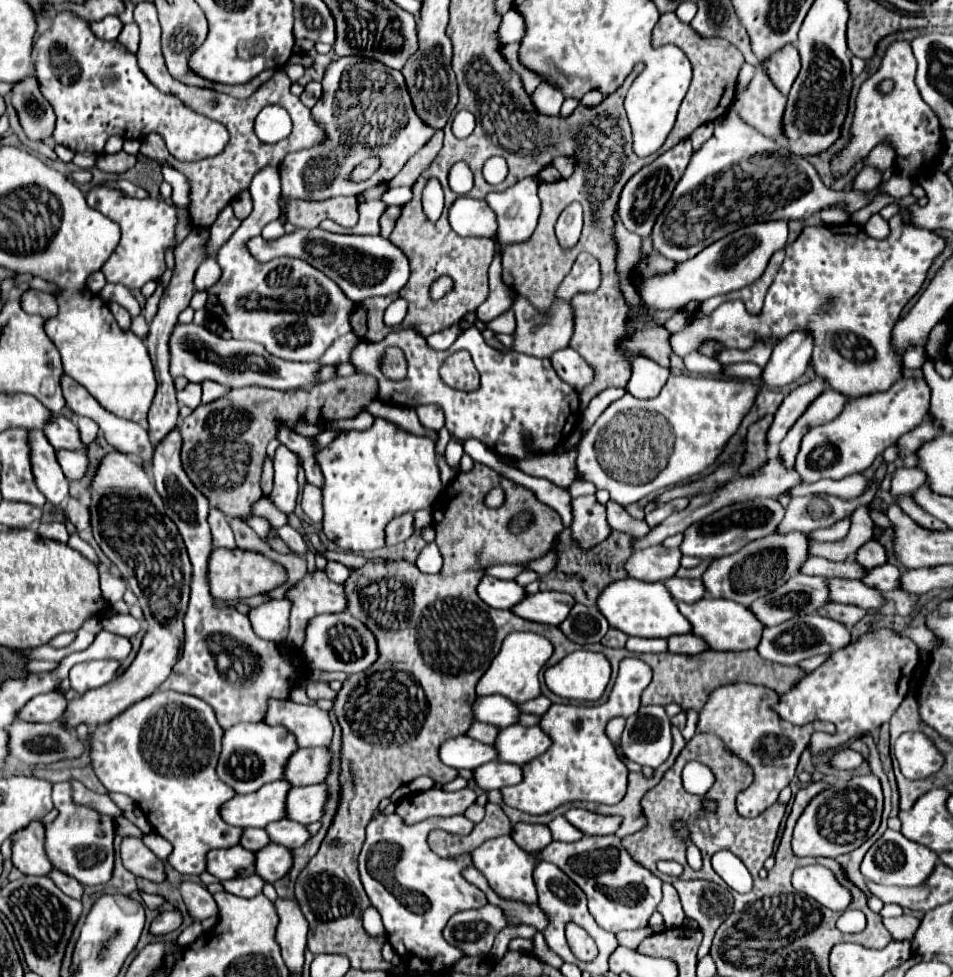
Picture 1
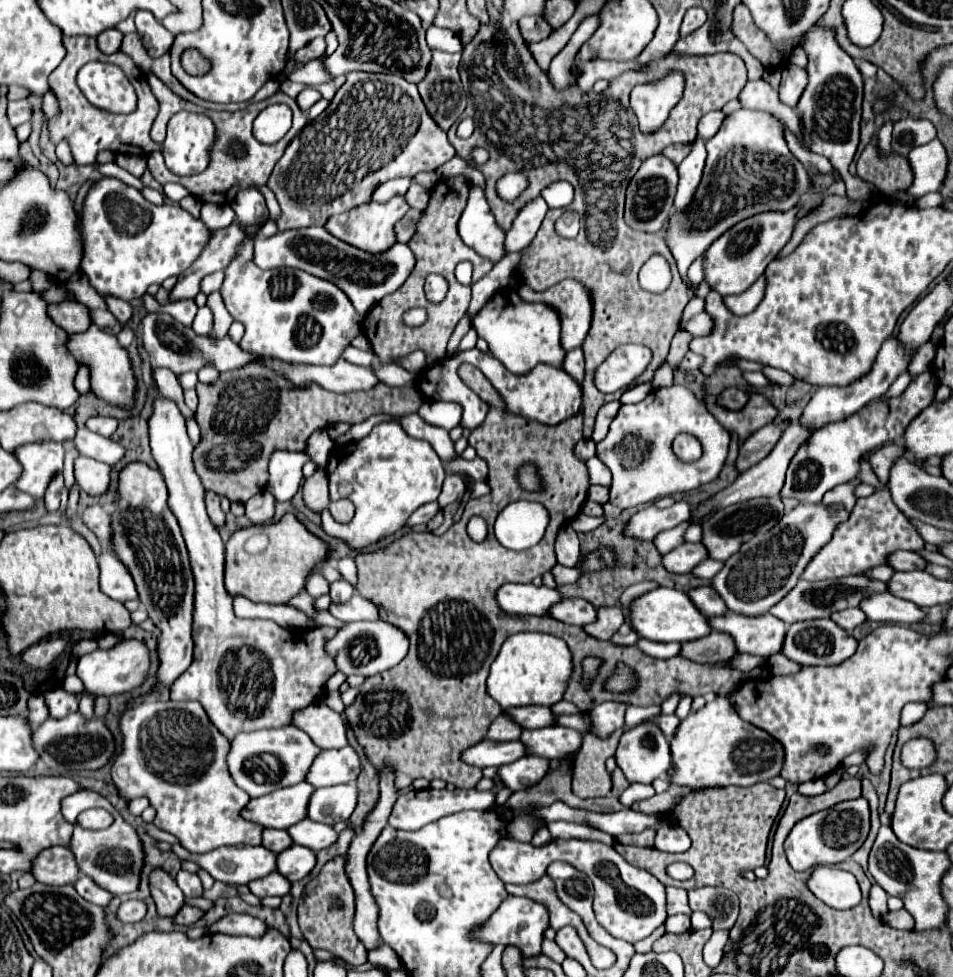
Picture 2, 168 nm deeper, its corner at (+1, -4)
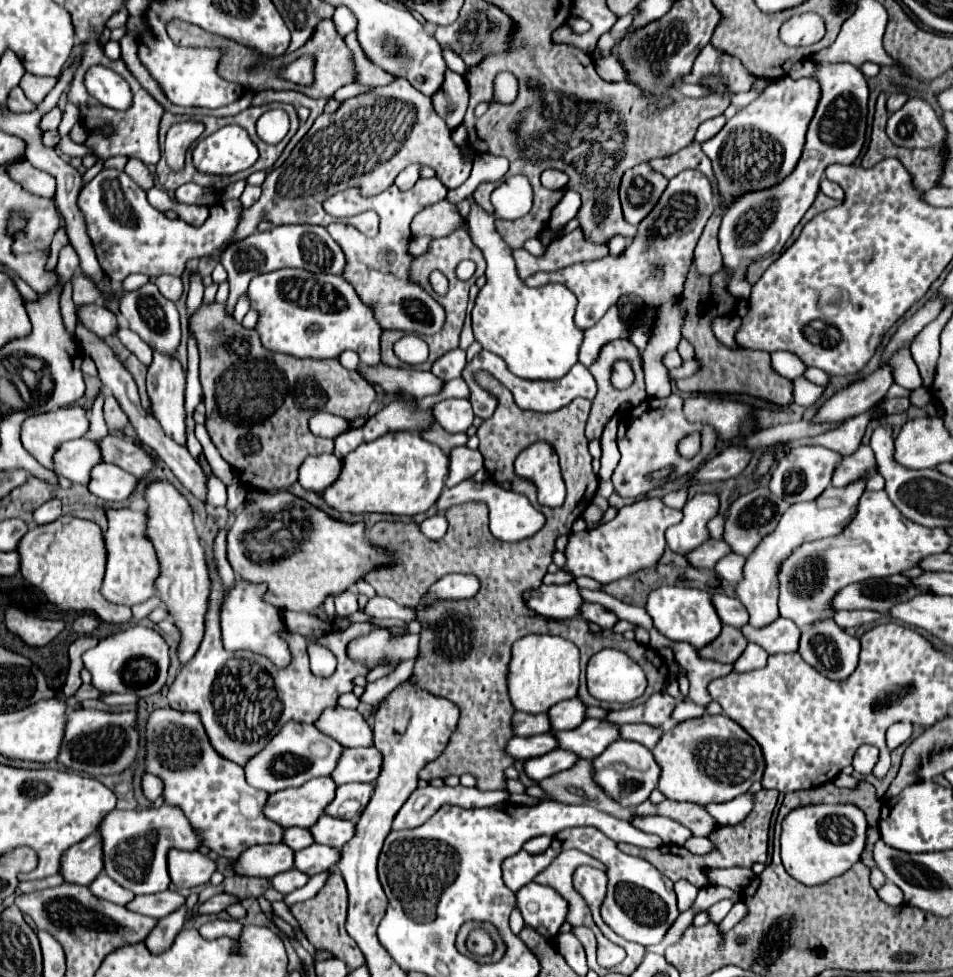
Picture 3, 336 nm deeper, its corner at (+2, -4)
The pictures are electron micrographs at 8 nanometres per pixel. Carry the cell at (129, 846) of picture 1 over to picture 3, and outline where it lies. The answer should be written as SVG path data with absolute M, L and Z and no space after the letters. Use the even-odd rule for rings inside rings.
M186 906L178 908L176 912L172 912L166 918L160 918L158 926L150 932L150 936L144 942L150 952L160 954L162 950L166 950L166 946L170 946L170 942L174 942L174 938L178 936L178 932L184 926L184 912L186 912Z

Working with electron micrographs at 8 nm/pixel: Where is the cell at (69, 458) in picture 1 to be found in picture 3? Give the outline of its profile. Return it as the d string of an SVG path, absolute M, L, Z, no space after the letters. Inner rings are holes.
M102 462L94 466L92 480L88 484L90 492L108 502L122 502L132 496L138 486L138 478L130 472L118 468L116 464Z

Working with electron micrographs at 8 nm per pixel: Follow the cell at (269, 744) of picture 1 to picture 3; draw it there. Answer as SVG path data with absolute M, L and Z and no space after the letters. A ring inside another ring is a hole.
M288 722L270 740L270 744L246 764L246 780L250 786L266 790L268 794L290 786L302 786L316 776L330 776L338 764L338 758L342 756L342 750L342 744L316 730L316 726L304 722Z

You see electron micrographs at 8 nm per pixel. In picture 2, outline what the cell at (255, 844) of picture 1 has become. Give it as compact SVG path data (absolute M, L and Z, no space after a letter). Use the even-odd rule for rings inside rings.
M265 828L263 830L263 846L267 846L267 850L273 850L275 854L279 850L285 850L293 844L293 840L289 838L289 834L285 830L271 830L271 828Z

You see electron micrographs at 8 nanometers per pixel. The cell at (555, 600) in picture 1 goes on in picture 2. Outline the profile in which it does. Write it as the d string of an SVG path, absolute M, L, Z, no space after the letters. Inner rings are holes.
M563 598L559 604L551 606L549 616L573 626L585 626L595 620L595 608L583 598Z

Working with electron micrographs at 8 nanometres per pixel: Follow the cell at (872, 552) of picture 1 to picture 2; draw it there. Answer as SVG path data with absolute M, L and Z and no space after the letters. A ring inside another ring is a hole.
M907 550L891 554L891 558L887 558L887 564L893 570L923 570L925 568L925 560L919 554L907 552Z

